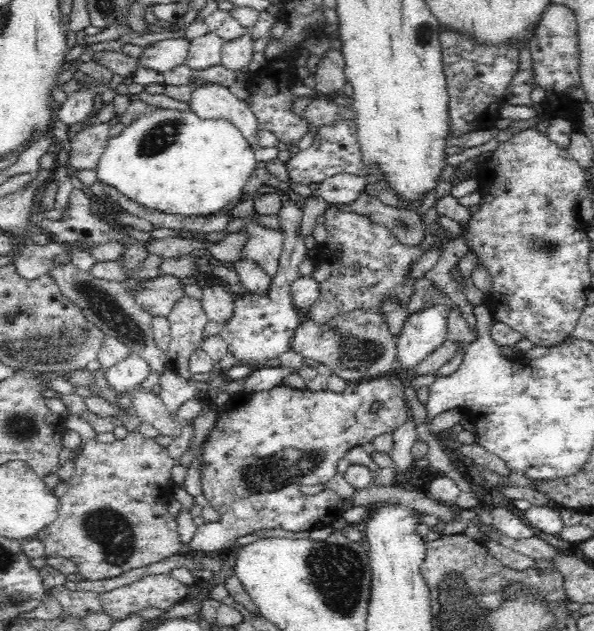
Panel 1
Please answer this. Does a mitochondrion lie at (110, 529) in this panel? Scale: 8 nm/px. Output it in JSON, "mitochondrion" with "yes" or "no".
{"mitochondrion":"yes"}

